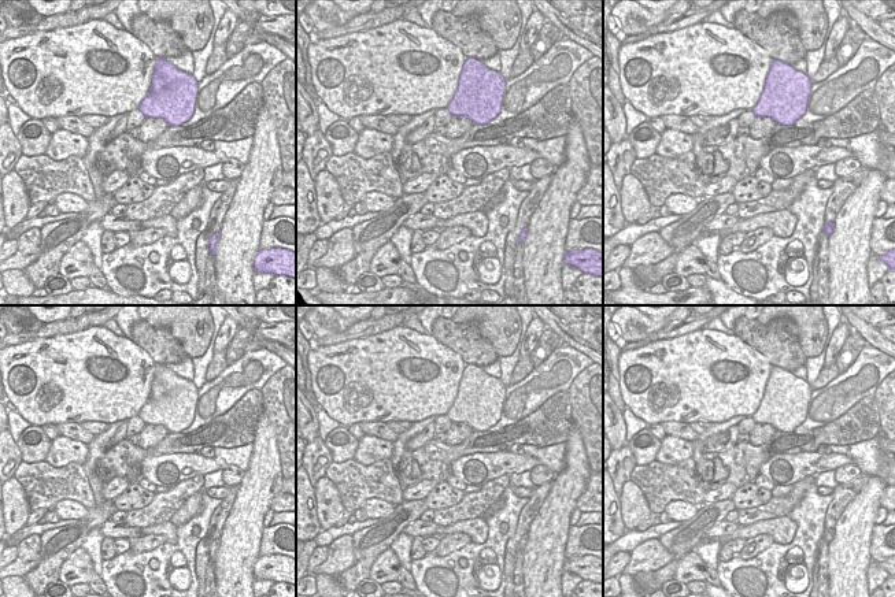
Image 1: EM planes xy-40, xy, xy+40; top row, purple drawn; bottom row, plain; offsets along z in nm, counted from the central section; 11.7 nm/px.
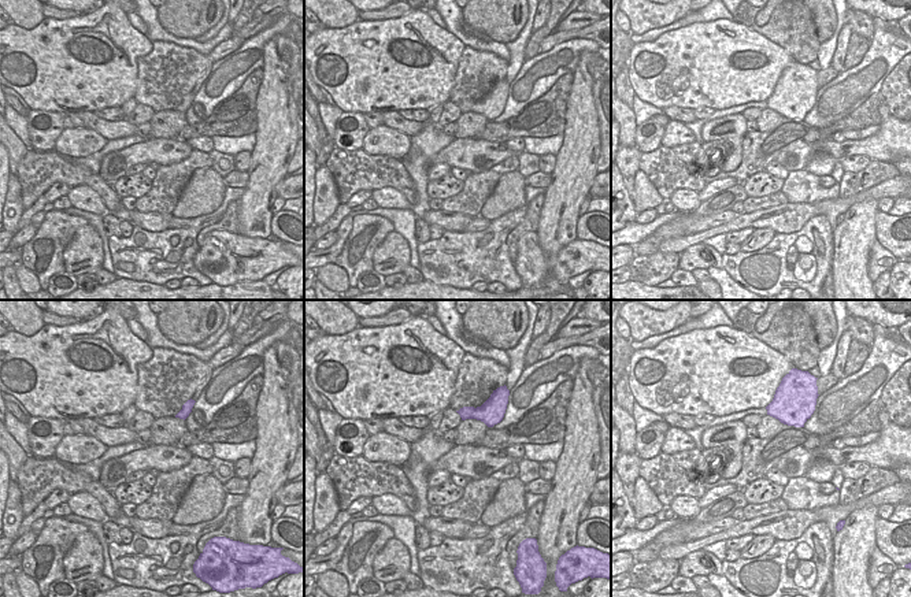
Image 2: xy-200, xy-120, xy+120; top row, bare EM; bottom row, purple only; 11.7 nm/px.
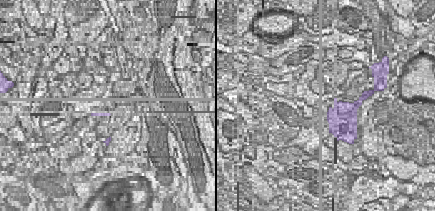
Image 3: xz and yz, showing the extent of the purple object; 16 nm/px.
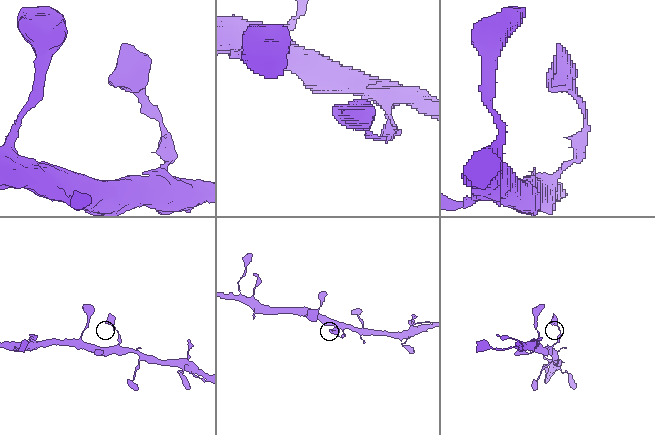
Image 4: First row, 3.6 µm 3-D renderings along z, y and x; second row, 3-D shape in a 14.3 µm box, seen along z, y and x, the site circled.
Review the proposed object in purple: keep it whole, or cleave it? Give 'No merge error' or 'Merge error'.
Merge error.

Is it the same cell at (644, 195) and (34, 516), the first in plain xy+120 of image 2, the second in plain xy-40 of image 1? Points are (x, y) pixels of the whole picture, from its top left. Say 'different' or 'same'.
different

